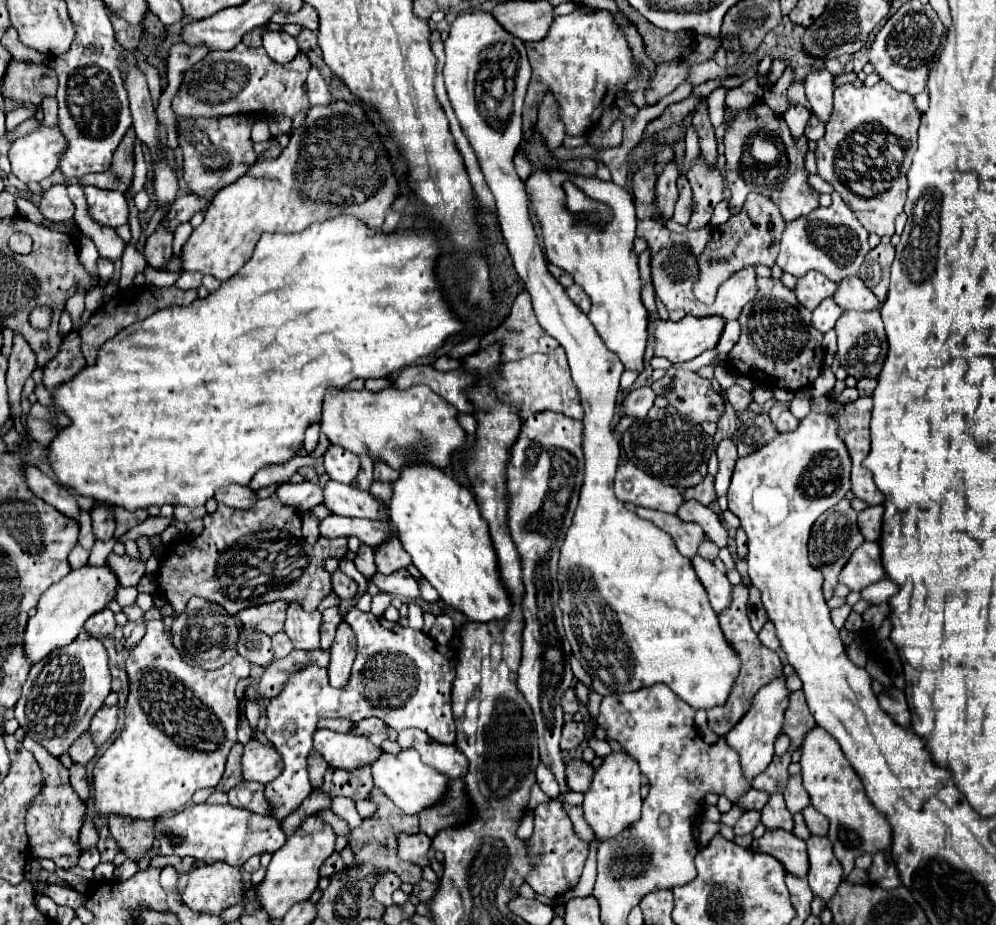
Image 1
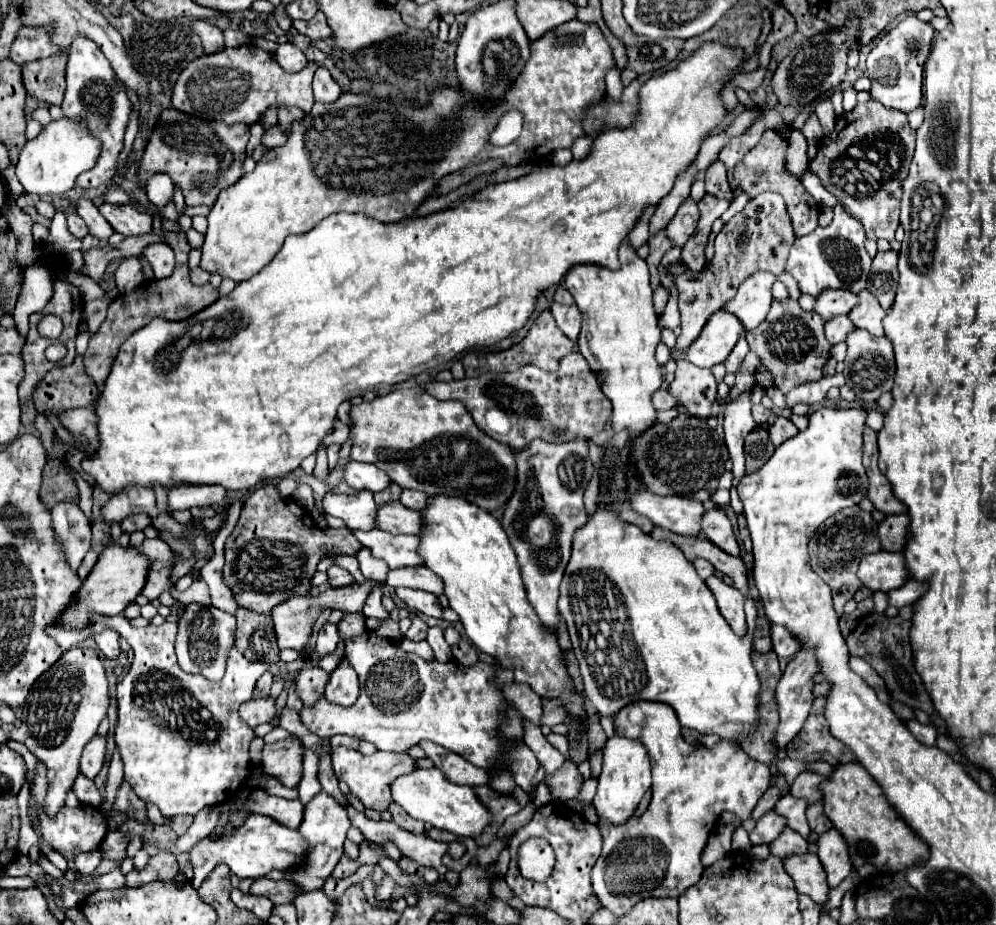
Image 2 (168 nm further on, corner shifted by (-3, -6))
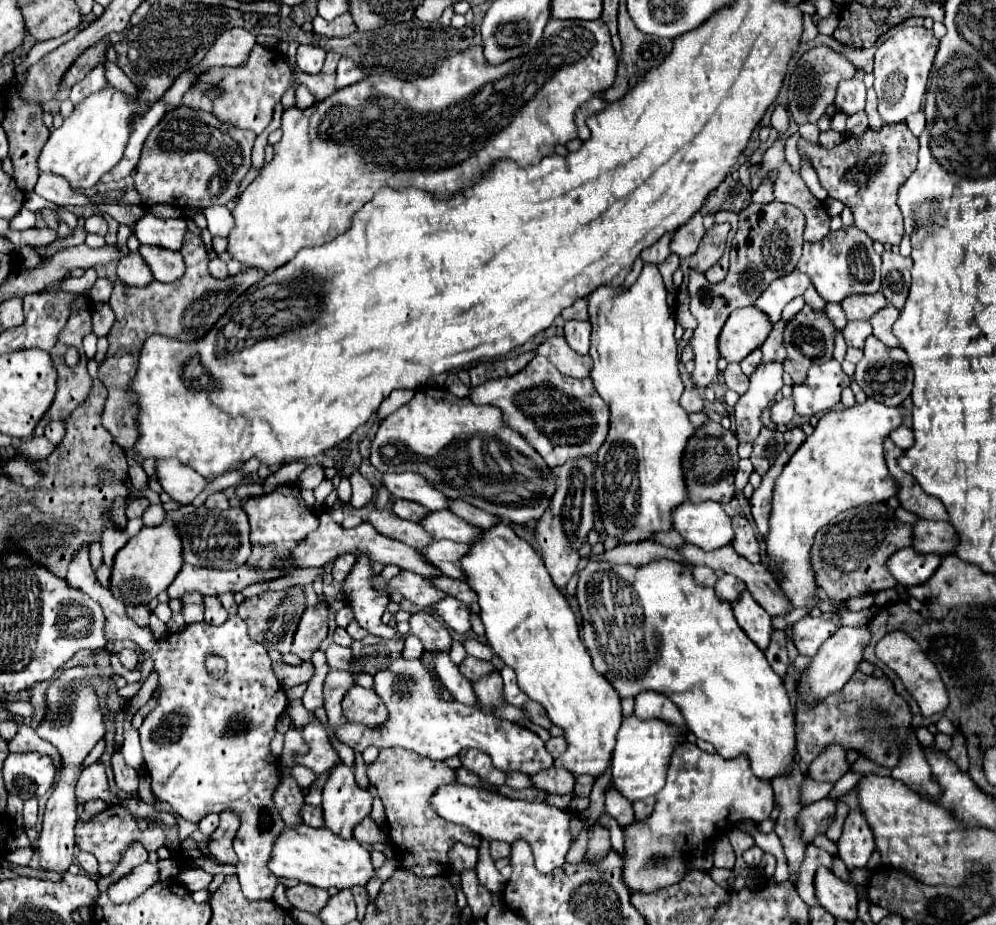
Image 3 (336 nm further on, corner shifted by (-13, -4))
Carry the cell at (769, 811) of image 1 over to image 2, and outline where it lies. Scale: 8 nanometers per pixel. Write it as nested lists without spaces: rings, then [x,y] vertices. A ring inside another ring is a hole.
[[[785,828],[785,832],[781,832],[781,836],[777,840],[773,840],[773,844],[769,844],[769,846],[771,846],[771,854],[779,856],[779,858],[785,858],[789,854],[807,852],[807,840],[791,828]]]

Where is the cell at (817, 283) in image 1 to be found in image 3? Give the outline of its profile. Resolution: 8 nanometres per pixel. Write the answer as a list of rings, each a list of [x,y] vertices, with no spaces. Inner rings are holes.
[[[881,292],[875,294],[857,294],[857,296],[849,296],[843,300],[843,310],[847,314],[847,320],[869,320],[871,316],[877,314],[877,310],[883,310],[883,306],[887,306],[887,300]]]

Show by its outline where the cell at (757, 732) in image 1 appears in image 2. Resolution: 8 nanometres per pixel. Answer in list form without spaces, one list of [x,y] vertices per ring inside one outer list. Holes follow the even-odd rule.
[[[797,652],[791,662],[787,664],[781,680],[777,682],[777,692],[775,692],[775,700],[777,700],[777,712],[779,712],[779,726],[777,726],[777,732],[775,732],[775,740],[773,744],[777,744],[777,750],[785,748],[789,744],[789,740],[793,740],[797,736],[797,732],[801,730],[807,714],[809,714],[809,708],[811,708],[811,702],[813,702],[813,694],[811,694],[811,688],[813,688],[813,682],[811,682],[811,676],[817,672],[817,666],[815,666],[815,658],[813,658],[813,652]]]

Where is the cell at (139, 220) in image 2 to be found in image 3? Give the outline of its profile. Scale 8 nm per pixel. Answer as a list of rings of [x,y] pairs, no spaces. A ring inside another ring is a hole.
[[[145,214],[135,224],[135,236],[141,244],[161,246],[173,252],[179,252],[183,246],[183,238],[187,234],[187,222],[183,218],[163,220],[153,214]]]

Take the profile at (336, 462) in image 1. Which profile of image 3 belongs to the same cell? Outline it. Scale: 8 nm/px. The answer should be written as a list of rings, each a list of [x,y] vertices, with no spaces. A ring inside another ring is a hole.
[[[403,472],[403,474],[385,474],[383,476],[385,488],[403,500],[417,502],[425,506],[427,510],[449,510],[451,498],[437,490],[431,482],[427,482],[423,476],[413,474],[413,472]]]

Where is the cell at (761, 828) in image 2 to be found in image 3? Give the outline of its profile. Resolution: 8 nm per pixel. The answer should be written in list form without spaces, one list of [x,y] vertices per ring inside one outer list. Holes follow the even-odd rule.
[[[823,798],[801,810],[799,824],[801,824],[801,834],[805,842],[811,842],[817,834],[825,834],[829,830],[831,818],[835,816],[835,806],[837,806],[837,800]]]

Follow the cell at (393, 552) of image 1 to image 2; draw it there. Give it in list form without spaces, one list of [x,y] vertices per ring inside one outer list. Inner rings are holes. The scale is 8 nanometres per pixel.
[[[417,566],[417,568],[395,568],[389,570],[385,584],[397,588],[397,586],[407,586],[407,588],[419,588],[431,594],[441,594],[443,586],[441,580],[429,572],[429,568],[425,566]]]

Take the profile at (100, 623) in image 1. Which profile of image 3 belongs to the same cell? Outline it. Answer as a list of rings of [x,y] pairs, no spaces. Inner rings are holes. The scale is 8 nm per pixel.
[[[121,650],[119,660],[121,660],[123,668],[127,668],[127,670],[135,670],[137,664],[139,664],[139,656],[137,656],[135,650]]]

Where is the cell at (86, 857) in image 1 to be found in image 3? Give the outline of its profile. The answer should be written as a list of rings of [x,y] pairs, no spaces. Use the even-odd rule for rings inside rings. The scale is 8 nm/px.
[[[79,852],[79,854],[77,854],[77,862],[79,862],[79,866],[81,866],[87,874],[97,874],[95,856],[91,856],[89,852]]]

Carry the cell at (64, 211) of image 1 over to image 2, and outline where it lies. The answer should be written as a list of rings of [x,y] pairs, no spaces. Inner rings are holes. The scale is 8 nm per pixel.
[[[67,214],[67,224],[69,224],[69,232],[77,238],[83,238],[87,234],[87,226],[83,222],[83,218],[79,214]]]

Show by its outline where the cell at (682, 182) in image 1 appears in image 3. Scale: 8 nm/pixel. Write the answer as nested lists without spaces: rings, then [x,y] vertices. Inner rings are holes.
[[[697,212],[685,226],[681,226],[671,240],[671,252],[677,254],[681,260],[689,258],[691,254],[695,254],[701,238],[705,234],[703,228],[703,216]]]

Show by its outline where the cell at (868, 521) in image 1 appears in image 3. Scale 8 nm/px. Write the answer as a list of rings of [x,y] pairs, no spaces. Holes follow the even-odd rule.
[[[917,520],[913,528],[915,528],[913,548],[919,552],[935,552],[935,554],[947,556],[947,554],[953,554],[955,548],[959,546],[955,528],[949,522]]]

